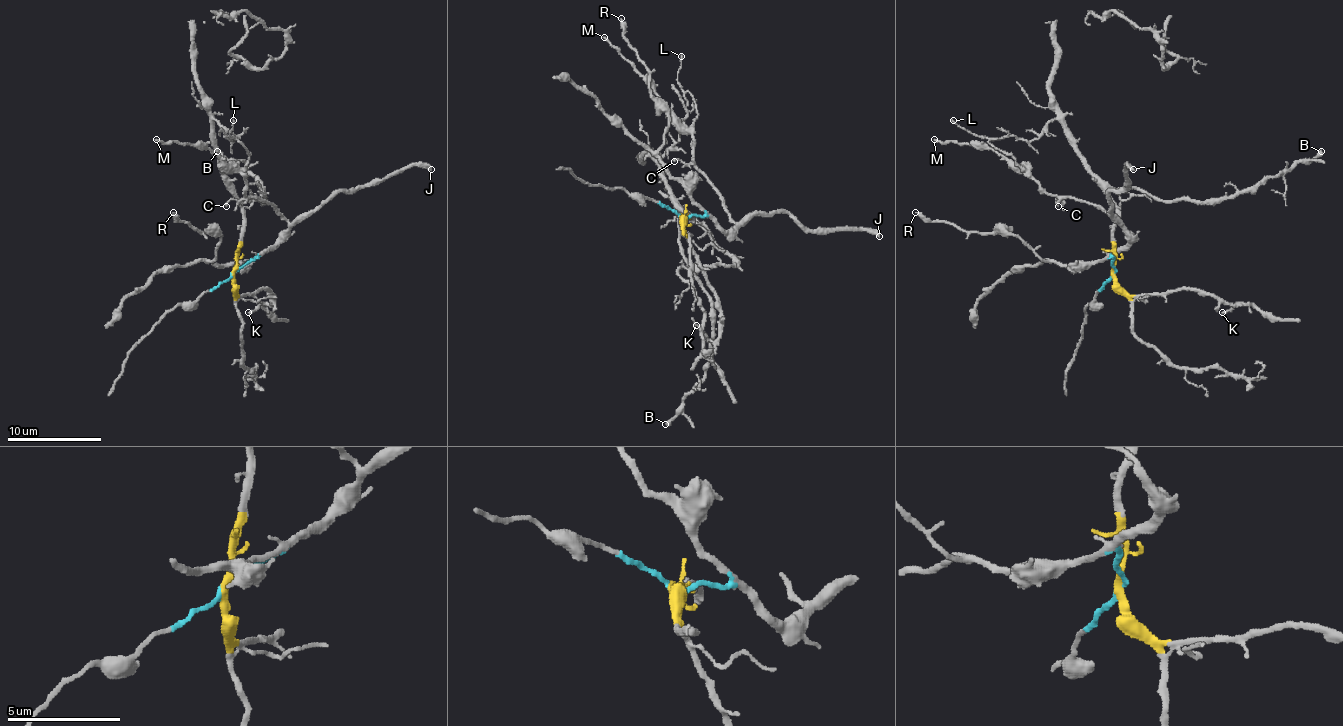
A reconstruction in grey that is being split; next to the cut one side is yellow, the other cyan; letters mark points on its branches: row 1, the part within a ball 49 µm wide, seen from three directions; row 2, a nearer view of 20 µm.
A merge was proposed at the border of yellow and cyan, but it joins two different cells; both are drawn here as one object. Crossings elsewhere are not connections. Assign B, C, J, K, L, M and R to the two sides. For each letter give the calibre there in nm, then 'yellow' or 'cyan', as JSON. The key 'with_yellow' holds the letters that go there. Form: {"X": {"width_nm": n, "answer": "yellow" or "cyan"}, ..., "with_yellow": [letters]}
{"B": {"width_nm": 320, "answer": "yellow"}, "C": {"width_nm": 150, "answer": "cyan"}, "J": {"width_nm": 360, "answer": "cyan"}, "K": {"width_nm": 150, "answer": "yellow"}, "L": {"width_nm": 130, "answer": "cyan"}, "M": {"width_nm": 190, "answer": "cyan"}, "R": {"width_nm": 280, "answer": "cyan"}, "with_yellow": ["B", "K"]}

